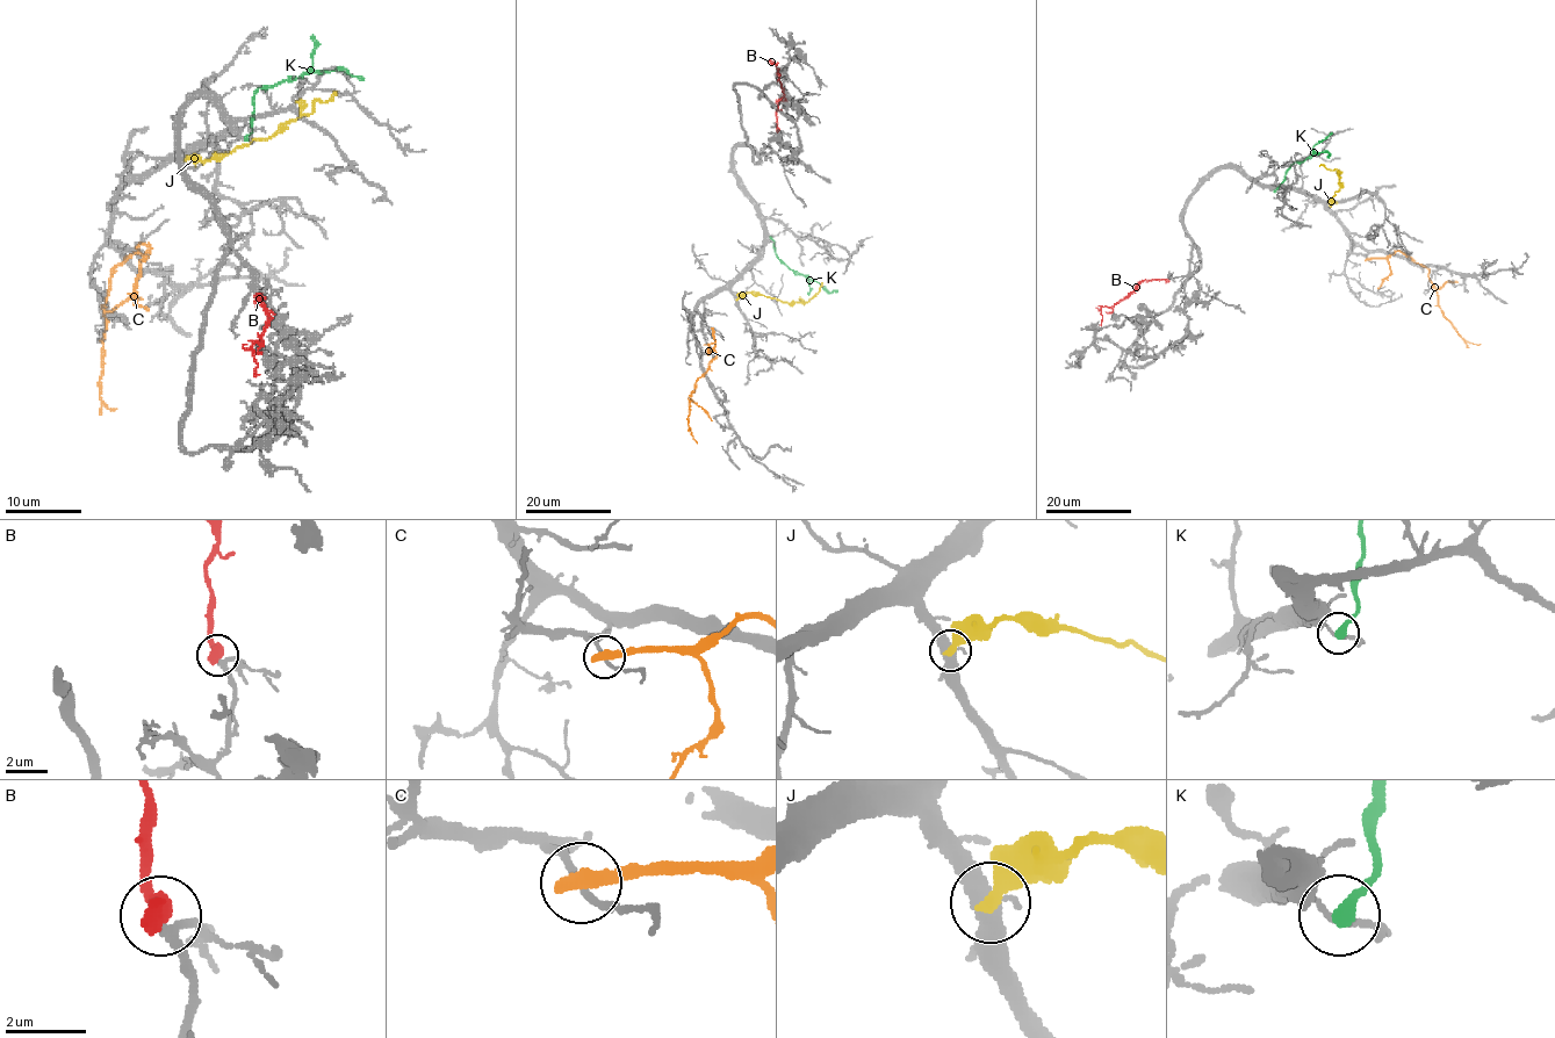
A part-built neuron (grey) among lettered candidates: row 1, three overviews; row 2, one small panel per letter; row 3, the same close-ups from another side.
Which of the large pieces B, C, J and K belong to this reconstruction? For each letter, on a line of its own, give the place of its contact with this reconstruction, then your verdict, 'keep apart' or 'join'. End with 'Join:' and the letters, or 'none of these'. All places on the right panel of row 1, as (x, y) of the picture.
B: contact (1167, 279); join
C: contact (1367, 259); keep apart
J: contact (1337, 202); keep apart
K: contact (1275, 192); keep apart
Join: B

